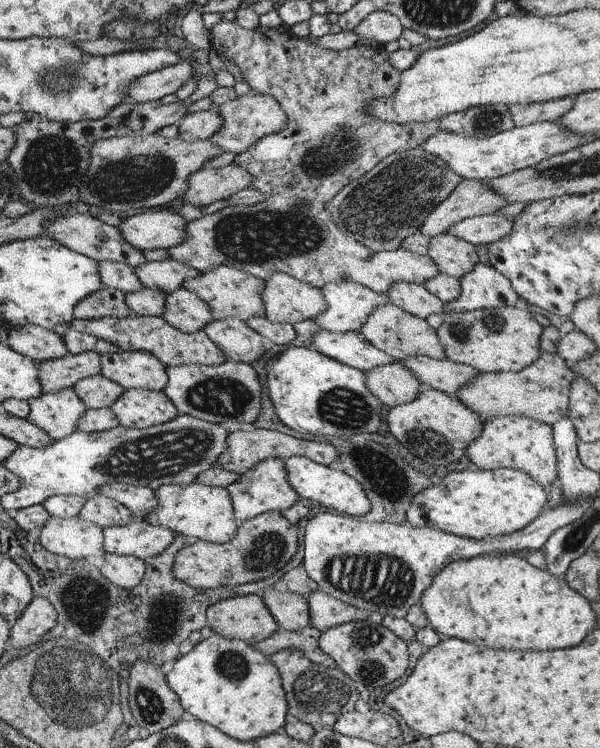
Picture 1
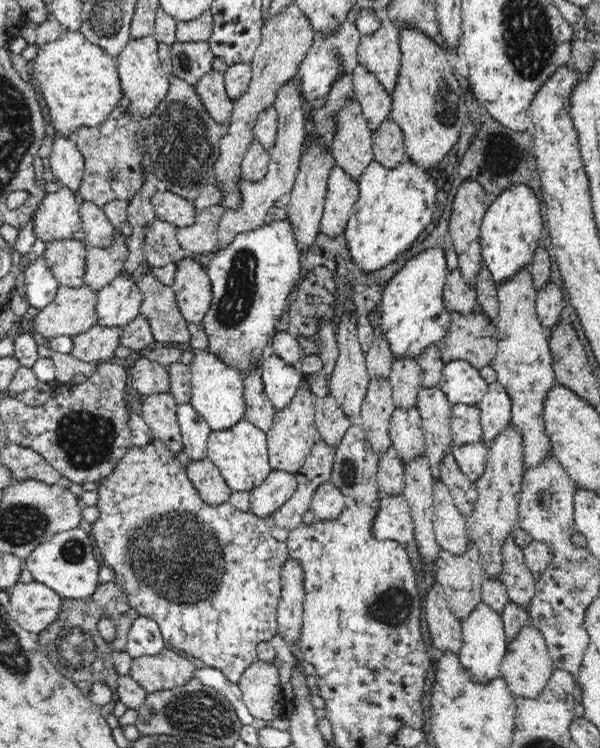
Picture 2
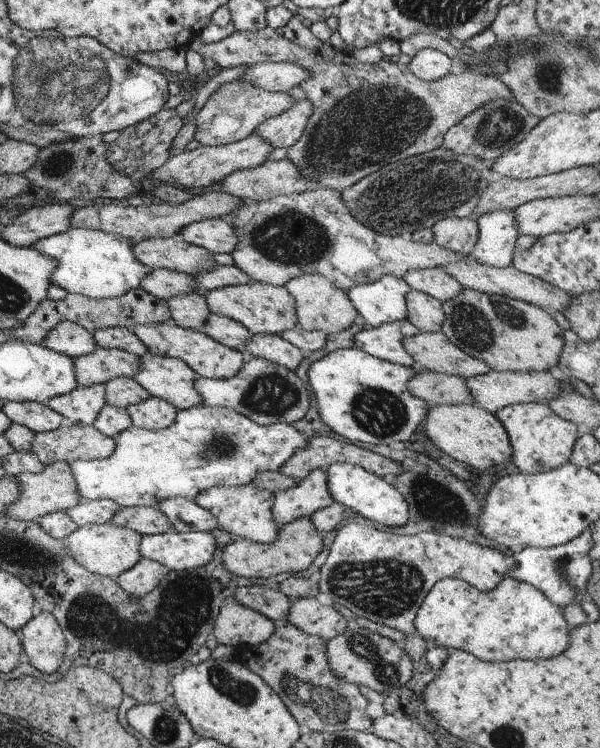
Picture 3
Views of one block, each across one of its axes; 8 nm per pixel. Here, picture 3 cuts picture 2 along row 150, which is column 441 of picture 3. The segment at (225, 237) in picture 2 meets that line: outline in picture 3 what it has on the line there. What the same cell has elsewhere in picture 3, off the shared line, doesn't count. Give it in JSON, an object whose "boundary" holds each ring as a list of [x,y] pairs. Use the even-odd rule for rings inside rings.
{"boundary":[[[442,267],[416,270],[412,269],[403,277],[403,280],[410,286],[410,289],[424,292],[440,303],[451,300],[464,292],[464,288],[446,274]]]}

